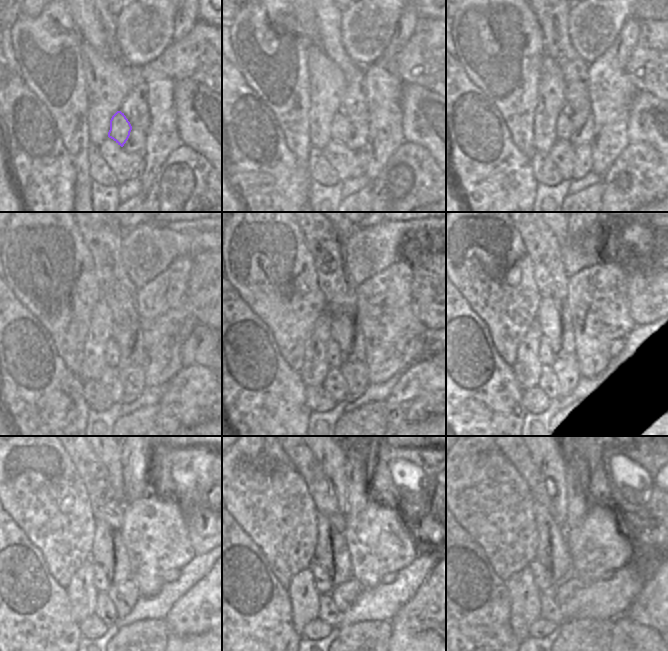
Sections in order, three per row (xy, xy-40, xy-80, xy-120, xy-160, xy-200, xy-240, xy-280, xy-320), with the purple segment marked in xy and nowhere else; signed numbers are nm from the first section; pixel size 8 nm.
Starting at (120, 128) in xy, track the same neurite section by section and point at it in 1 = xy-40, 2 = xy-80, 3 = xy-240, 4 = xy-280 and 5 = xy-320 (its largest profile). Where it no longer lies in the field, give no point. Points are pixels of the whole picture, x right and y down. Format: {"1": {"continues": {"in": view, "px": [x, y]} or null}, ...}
{"1": {"continues": {"in": "xy-40", "px": [341, 129]}}, "2": {"continues": {"in": "xy-80", "px": [564, 127]}}, "3": {"continues": {"in": "xy-240", "px": [100, 580]}}, "4": {"continues": {"in": "xy-280", "px": [322, 581]}}, "5": {"continues": {"in": "xy-320", "px": [543, 580]}}}

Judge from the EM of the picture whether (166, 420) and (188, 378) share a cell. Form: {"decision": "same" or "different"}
{"decision": "same"}

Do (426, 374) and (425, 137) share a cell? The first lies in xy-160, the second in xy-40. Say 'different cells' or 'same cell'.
different cells

